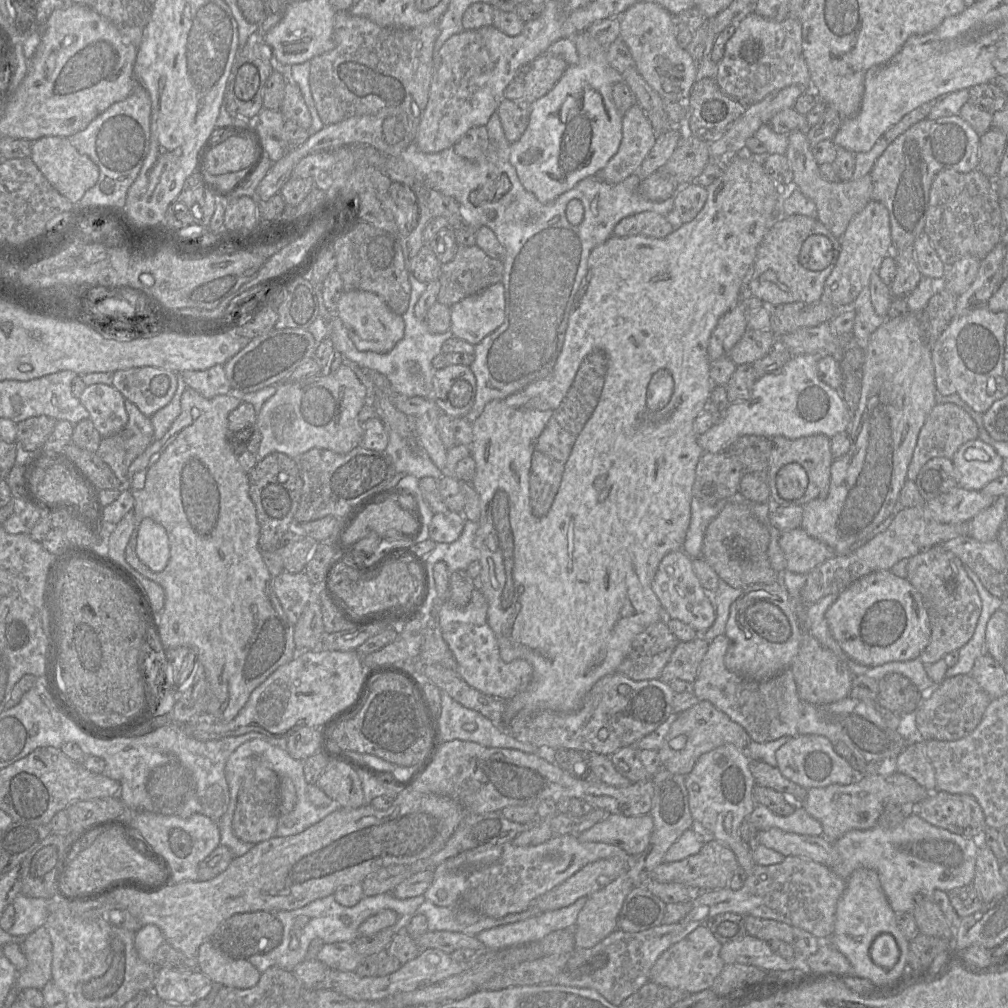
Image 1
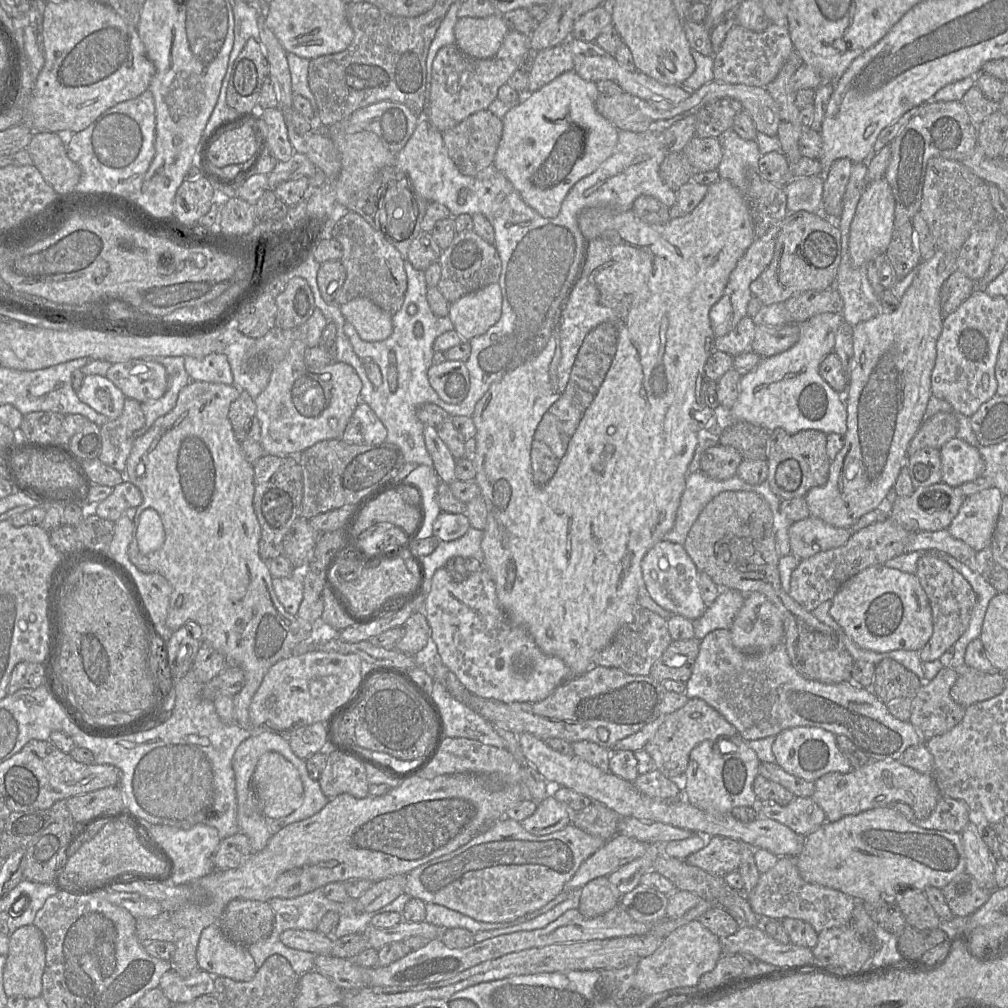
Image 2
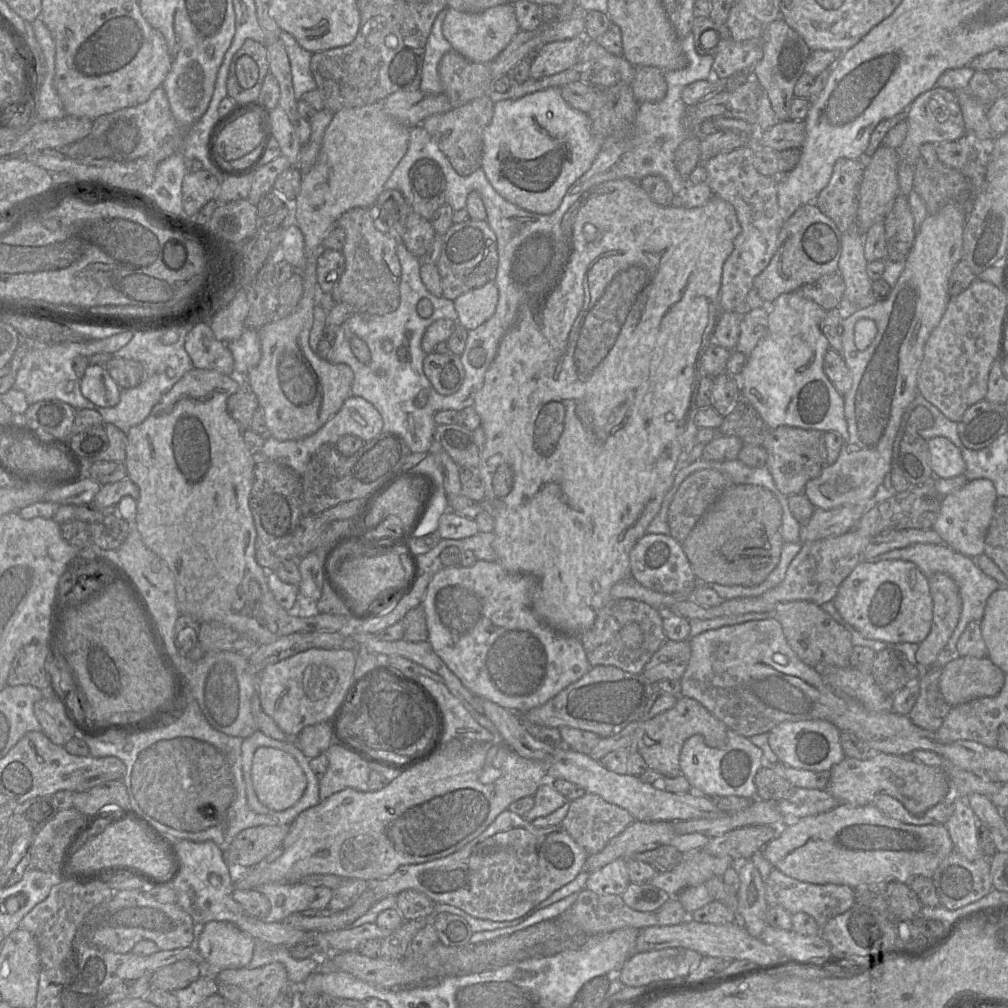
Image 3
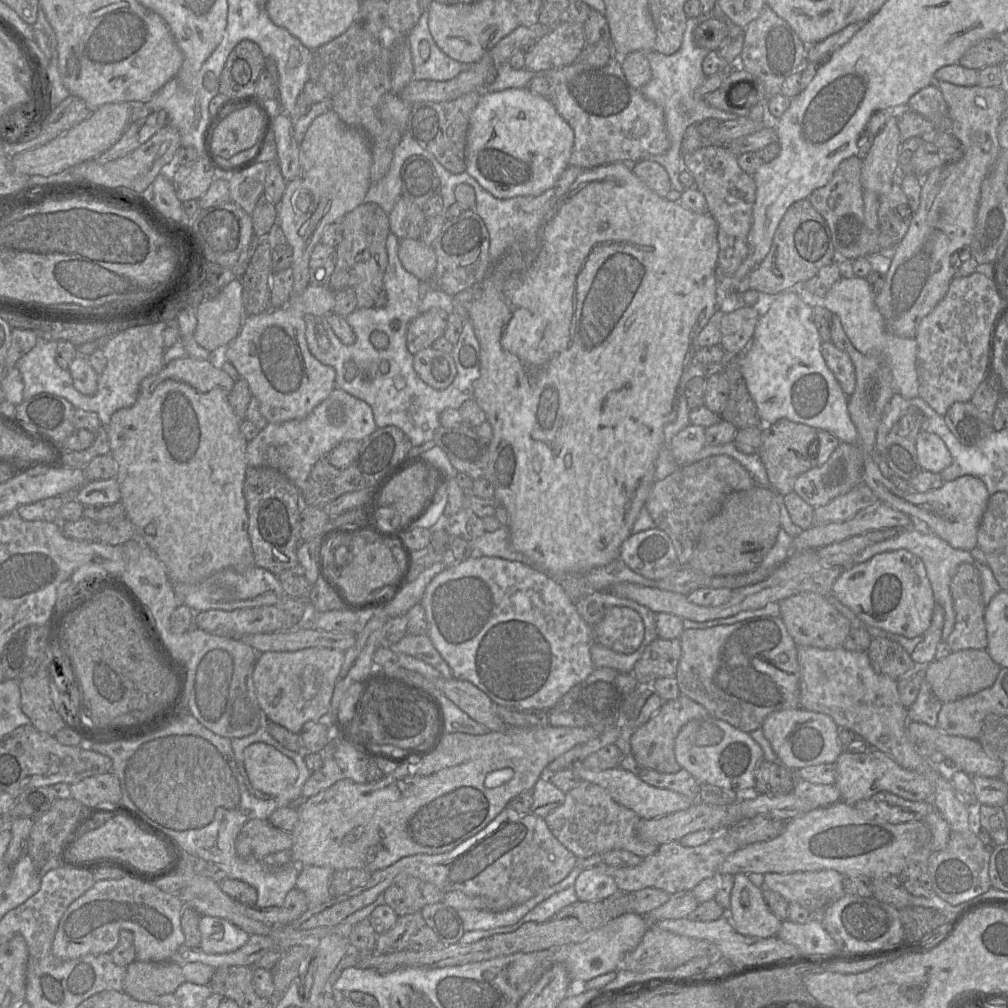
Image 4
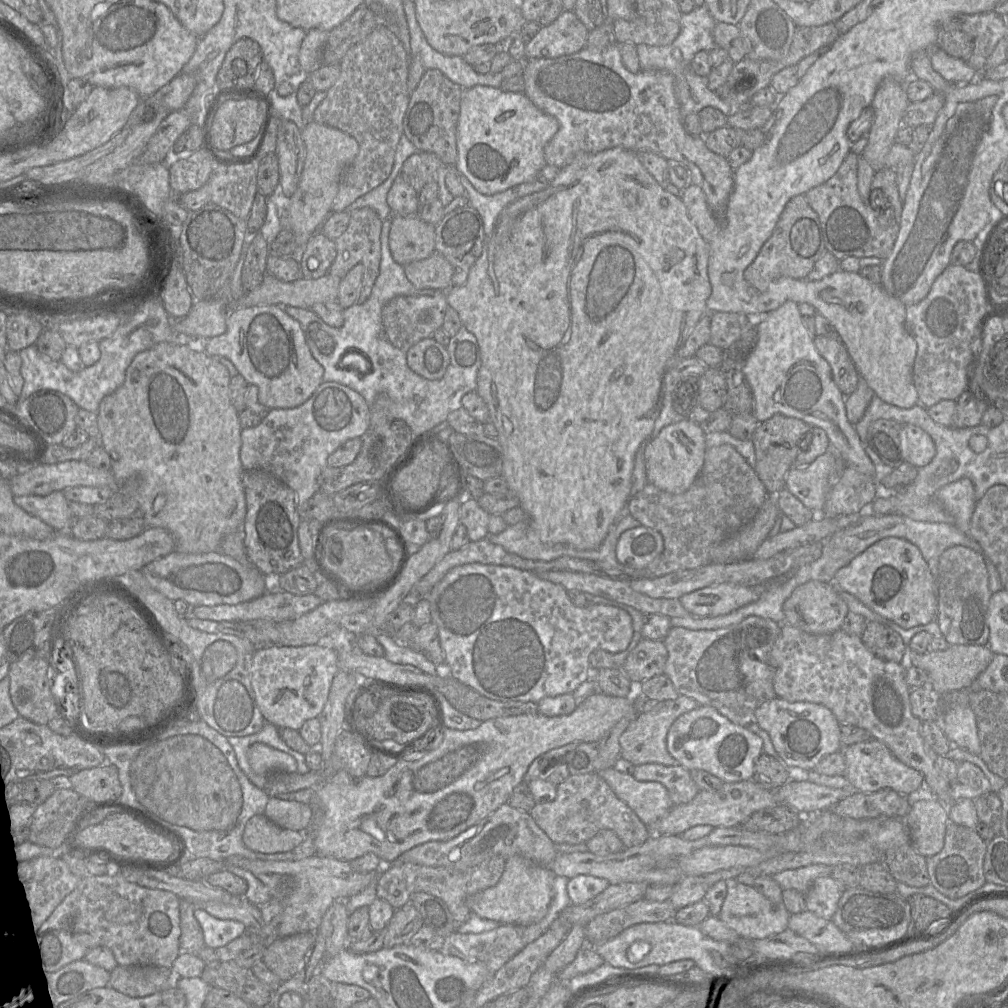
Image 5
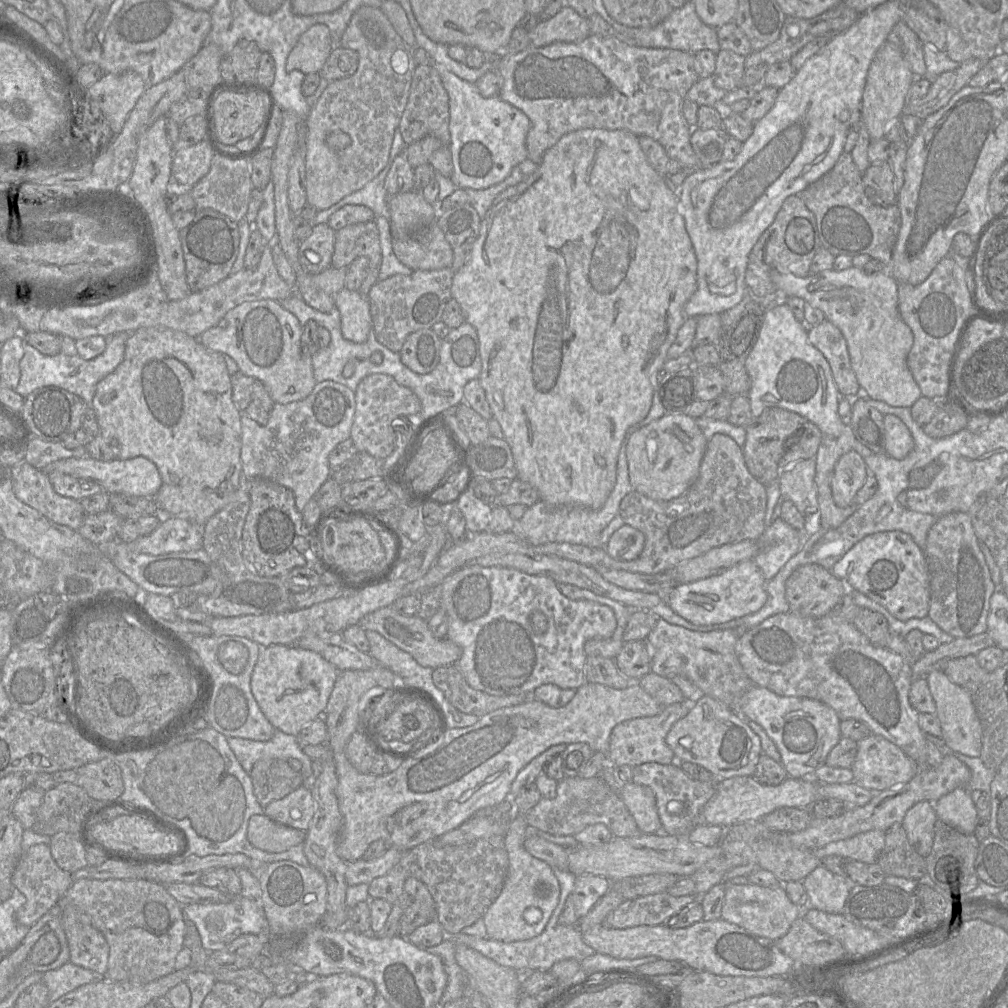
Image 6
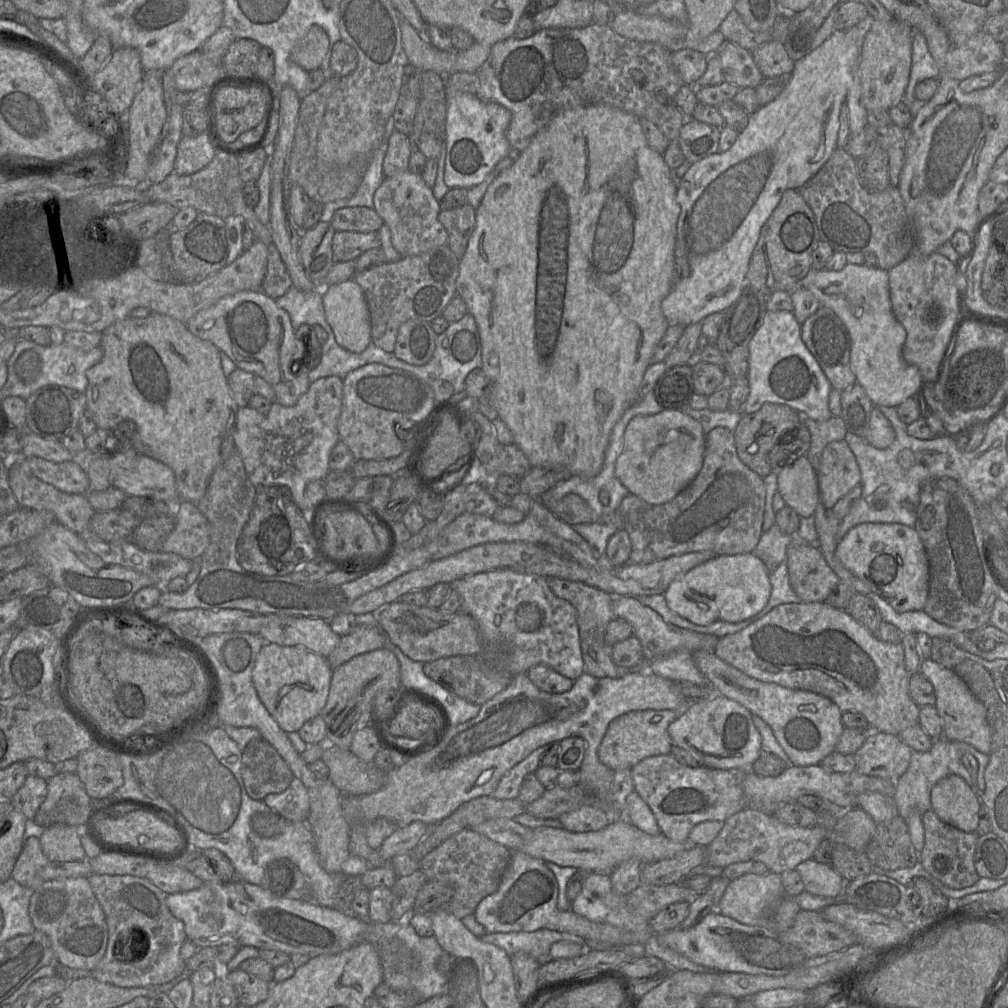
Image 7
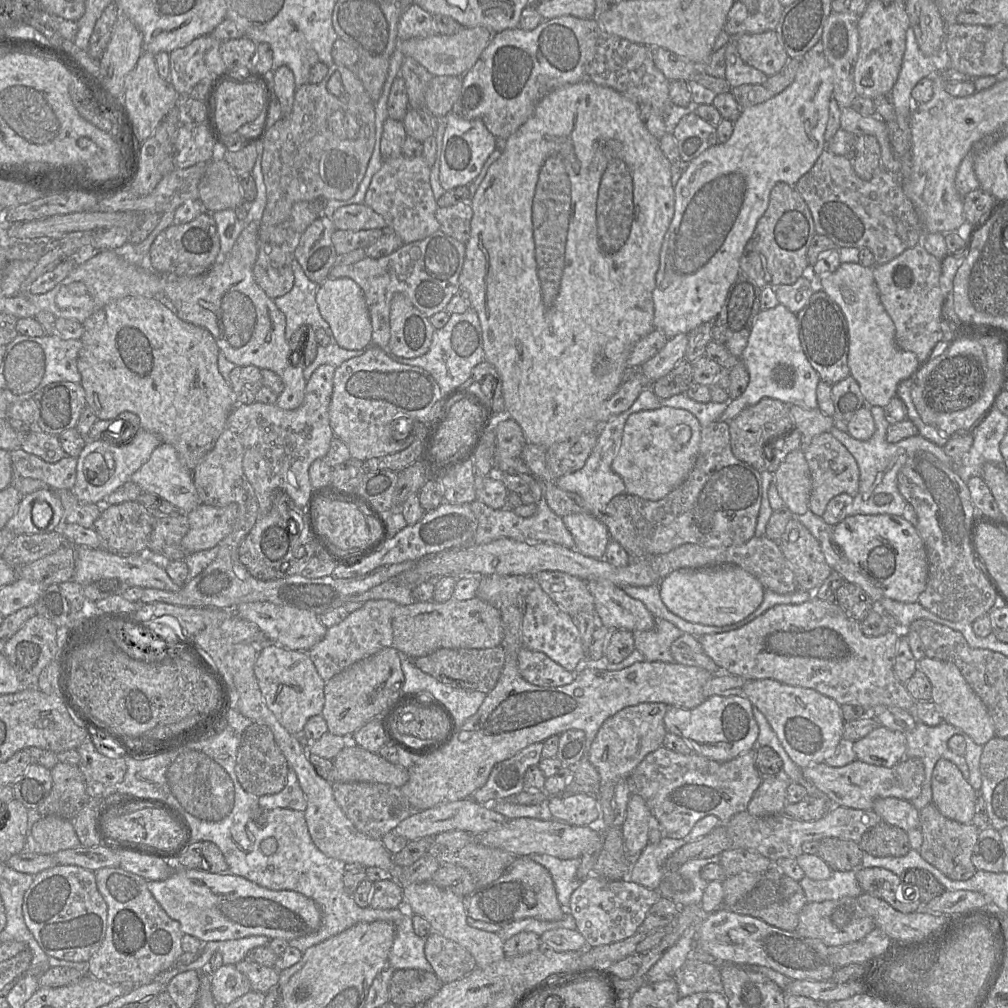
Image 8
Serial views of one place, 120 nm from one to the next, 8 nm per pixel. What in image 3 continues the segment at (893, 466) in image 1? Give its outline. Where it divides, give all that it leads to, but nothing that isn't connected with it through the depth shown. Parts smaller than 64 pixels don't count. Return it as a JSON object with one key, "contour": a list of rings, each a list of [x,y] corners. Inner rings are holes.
{"contour":[[[947,204],[936,214],[928,215],[916,232],[913,246],[905,260],[905,267],[889,296],[843,320],[841,355],[852,376],[851,388],[844,395],[848,439],[841,446],[837,459],[832,464],[826,465],[820,476],[809,480],[803,490],[815,508],[829,510],[870,499],[883,483],[884,477],[889,474],[892,467],[893,443],[902,416],[919,394],[917,375],[923,359],[924,345],[940,323],[950,299],[948,282],[953,268],[962,259],[965,222],[966,212],[960,204]],[[865,318],[875,322],[877,333],[870,345],[859,351],[854,342],[854,327],[857,321]]]}

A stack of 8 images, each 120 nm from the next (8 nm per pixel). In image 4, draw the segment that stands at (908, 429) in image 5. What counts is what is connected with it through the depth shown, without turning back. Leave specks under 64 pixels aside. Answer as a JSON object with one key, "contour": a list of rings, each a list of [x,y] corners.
{"contour":[[[920,432],[916,439],[916,453],[921,469],[941,473],[951,465],[951,454],[943,440],[934,433]]]}

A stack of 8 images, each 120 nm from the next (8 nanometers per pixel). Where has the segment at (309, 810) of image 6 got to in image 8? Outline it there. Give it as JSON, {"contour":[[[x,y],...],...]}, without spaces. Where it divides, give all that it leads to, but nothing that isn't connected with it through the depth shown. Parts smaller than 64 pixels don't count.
{"contour":[[[290,767],[285,787],[277,794],[259,796],[258,802],[263,810],[286,808],[304,812],[307,808],[307,800],[297,775]]]}

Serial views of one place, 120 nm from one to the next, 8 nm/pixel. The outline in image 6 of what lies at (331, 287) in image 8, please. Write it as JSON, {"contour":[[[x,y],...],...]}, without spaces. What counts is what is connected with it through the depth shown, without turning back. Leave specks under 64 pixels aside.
{"contour":[[[343,288],[334,296],[334,302],[340,313],[343,337],[354,343],[364,343],[372,329],[367,297],[359,291]]]}

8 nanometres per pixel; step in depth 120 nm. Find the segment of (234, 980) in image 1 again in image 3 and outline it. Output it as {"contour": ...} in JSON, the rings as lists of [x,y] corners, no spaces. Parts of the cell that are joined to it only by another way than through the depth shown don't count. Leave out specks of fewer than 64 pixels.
{"contour":[[[210,921],[202,925],[195,947],[211,969],[245,968],[253,958],[256,941],[235,925]]]}

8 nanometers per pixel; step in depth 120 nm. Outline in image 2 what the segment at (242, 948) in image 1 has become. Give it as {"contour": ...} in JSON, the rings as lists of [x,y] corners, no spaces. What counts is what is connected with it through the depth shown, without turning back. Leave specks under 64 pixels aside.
{"contour":[[[234,899],[217,922],[230,941],[249,947],[270,936],[275,914],[268,902]]]}

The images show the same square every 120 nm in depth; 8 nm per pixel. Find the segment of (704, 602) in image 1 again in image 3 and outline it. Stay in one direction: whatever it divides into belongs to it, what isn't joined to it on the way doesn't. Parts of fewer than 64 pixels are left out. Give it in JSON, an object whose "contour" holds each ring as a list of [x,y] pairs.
{"contour":[[[646,533],[634,545],[629,554],[630,576],[641,585],[672,596],[690,598],[698,580],[683,551],[682,543],[670,535]]]}

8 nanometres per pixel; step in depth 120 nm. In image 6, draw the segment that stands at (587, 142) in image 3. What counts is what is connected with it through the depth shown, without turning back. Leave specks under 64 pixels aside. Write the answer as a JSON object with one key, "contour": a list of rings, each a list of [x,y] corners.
{"contour":[[[429,55],[428,65],[437,70],[449,96],[449,132],[451,137],[449,149],[453,162],[451,181],[462,189],[486,189],[503,181],[515,166],[528,158],[526,137],[531,126],[529,118],[499,96],[482,96],[474,84],[458,77],[444,65],[434,61]]]}

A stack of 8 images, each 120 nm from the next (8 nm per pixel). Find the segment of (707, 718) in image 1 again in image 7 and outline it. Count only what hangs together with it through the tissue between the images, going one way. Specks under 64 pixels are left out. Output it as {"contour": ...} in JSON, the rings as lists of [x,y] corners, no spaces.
{"contour":[[[684,700],[676,709],[668,710],[638,710],[625,713],[612,720],[599,746],[600,761],[611,770],[632,768],[642,759],[649,756],[671,753],[671,739],[668,726],[677,719],[692,703]]]}

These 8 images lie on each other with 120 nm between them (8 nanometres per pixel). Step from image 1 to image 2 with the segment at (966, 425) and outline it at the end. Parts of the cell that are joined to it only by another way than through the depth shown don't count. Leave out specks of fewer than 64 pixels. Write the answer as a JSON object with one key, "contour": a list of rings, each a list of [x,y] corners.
{"contour":[[[938,412],[925,419],[907,448],[907,457],[923,448],[940,448],[956,437],[958,421],[951,413]]]}

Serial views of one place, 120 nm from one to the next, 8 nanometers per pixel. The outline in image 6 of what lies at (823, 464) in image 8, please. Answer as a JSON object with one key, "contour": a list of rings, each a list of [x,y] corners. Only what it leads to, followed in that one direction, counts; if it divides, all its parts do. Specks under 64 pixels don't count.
{"contour":[[[853,449],[842,455],[835,465],[831,478],[831,491],[835,504],[841,508],[851,506],[867,476],[867,465],[857,451]]]}

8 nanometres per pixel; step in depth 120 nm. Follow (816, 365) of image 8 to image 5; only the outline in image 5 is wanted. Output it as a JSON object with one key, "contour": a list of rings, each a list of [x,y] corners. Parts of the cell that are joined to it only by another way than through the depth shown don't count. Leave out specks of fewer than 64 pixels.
{"contour":[[[816,335],[813,338],[819,354],[829,363],[832,379],[840,391],[847,396],[857,387],[860,375],[840,339]]]}

